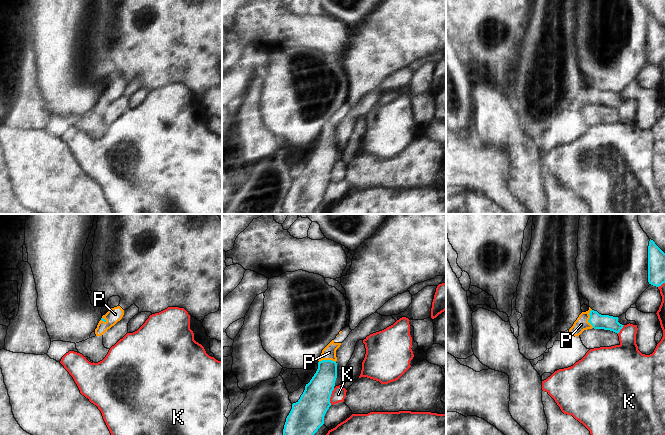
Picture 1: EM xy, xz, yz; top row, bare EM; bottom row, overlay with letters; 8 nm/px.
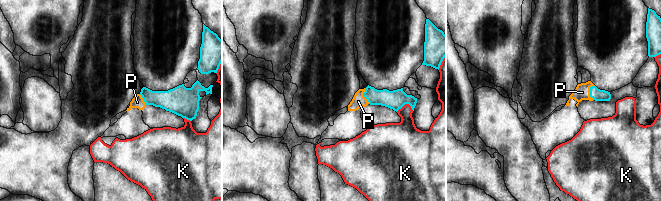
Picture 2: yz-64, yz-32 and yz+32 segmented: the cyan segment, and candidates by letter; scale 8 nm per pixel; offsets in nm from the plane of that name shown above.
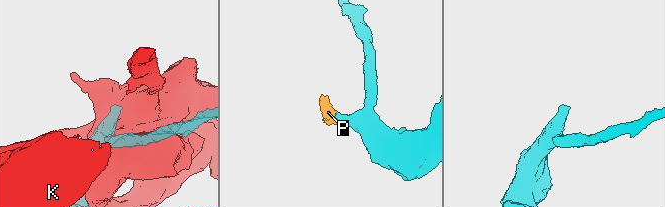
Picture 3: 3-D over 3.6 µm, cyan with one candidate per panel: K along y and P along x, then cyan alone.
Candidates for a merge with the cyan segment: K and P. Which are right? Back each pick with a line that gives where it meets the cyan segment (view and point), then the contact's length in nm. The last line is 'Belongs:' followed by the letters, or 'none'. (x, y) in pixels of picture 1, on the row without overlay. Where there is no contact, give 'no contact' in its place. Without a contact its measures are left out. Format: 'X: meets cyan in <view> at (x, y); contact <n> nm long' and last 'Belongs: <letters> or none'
P: meets cyan in yz at (589, 94); contact 150 nm long
Belongs: P

